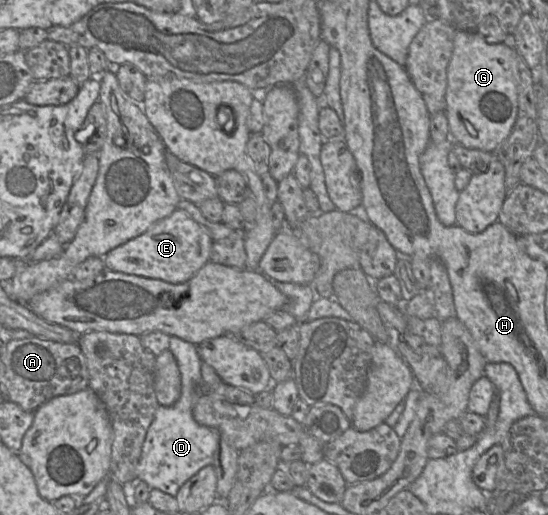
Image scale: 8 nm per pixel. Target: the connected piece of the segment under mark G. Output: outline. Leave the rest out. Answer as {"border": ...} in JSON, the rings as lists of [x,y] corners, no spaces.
{"border":[[[457,31],[445,94],[453,143],[493,152],[509,136],[516,121],[518,85],[517,50],[511,42],[491,44],[476,31]]]}

